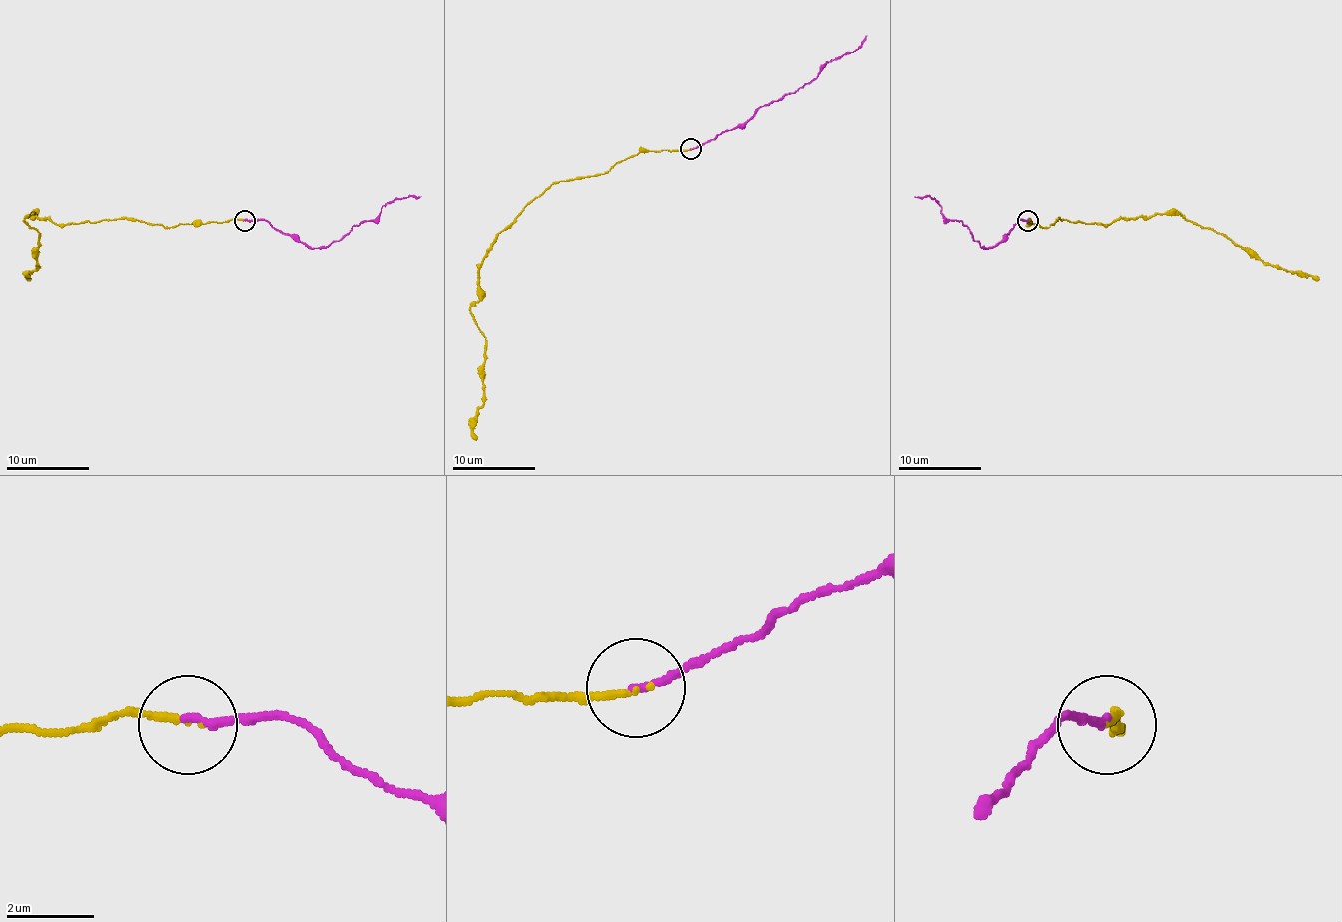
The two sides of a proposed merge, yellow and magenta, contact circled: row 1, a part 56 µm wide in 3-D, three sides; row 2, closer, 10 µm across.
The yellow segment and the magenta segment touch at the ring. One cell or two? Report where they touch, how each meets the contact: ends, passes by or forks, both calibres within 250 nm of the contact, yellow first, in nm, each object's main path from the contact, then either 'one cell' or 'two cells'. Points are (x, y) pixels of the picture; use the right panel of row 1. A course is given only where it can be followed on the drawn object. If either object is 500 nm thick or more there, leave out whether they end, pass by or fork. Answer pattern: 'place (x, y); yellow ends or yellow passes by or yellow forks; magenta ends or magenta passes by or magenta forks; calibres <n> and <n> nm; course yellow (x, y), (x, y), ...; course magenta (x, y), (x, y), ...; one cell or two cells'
place (1028, 221); yellow ends; magenta ends; calibres 150 and 180 nm; course yellow (1028, 221), (1041, 228), (1061, 219), (1111, 223), (1180, 213), (1217, 234), (1226, 234), (1265, 263), (1319, 280); course magenta (1028, 219), (1020, 219), (1005, 236), (985, 248), (974, 240), (962, 221), (947, 219), (931, 196), (914, 196); one cell

